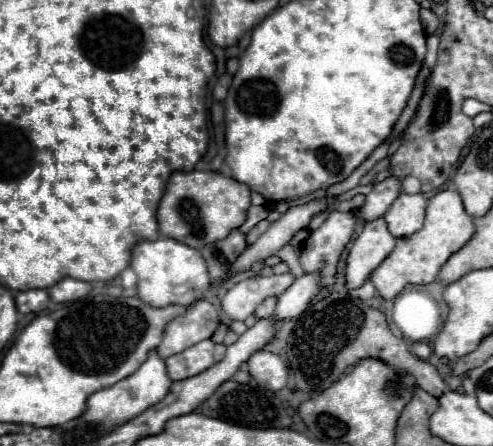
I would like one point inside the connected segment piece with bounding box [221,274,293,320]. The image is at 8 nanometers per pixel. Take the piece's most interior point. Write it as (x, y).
(240, 302)

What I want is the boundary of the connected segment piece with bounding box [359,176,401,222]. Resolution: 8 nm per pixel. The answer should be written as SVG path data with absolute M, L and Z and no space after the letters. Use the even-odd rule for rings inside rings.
M395 176L375 184L373 190L365 196L365 204L359 208L363 222L373 222L377 218L383 218L399 194L401 194L401 182Z

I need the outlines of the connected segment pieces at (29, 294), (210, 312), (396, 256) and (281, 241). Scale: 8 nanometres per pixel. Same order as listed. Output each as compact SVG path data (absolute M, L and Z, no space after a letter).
M25 290L25 292L17 292L15 294L15 304L17 310L21 314L29 314L29 312L43 312L49 304L49 294L47 290Z
M197 300L193 306L185 310L185 314L175 316L167 322L163 330L161 344L157 354L161 358L169 358L173 354L183 352L185 348L211 338L211 334L219 326L219 312L207 300Z
M455 190L437 192L429 200L423 228L411 236L399 238L395 250L379 264L369 280L385 300L393 300L407 284L431 284L437 280L437 274L449 256L461 250L473 232L473 218L465 212L461 196Z
M321 198L321 200L313 200L305 206L289 208L277 222L273 222L269 226L269 230L265 234L261 234L261 238L253 246L249 246L237 258L237 264L233 264L233 268L229 270L229 276L249 270L253 262L265 260L267 256L273 256L277 250L281 250L293 238L295 232L299 232L301 228L307 228L309 220L327 208L327 202L329 202L329 198Z

